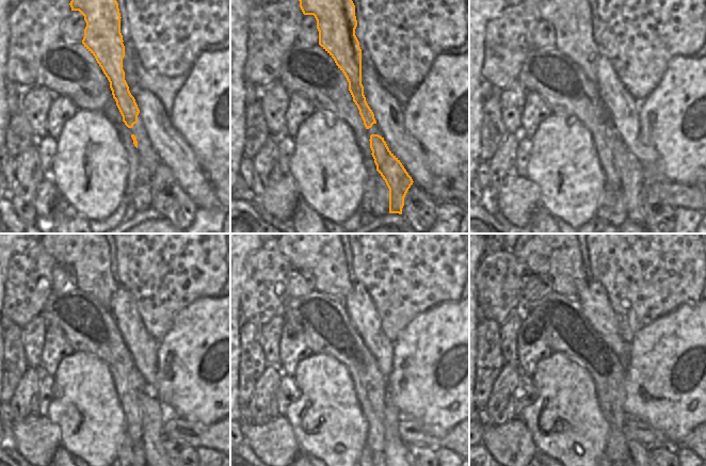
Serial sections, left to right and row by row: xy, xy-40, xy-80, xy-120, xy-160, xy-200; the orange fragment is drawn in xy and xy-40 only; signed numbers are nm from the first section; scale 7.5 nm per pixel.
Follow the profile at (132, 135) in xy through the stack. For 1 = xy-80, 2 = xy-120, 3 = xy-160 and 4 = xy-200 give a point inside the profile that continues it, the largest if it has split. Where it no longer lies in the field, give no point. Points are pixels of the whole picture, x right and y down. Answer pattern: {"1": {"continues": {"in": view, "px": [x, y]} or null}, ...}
{"1": {"continues": {"in": "xy-80", "px": [632, 178]}}, "2": {"continues": {"in": "xy-120", "px": [154, 415]}}, "3": {"continues": {"in": "xy-160", "px": [395, 450]}}, "4": {"continues": {"in": "xy-200", "px": [635, 450]}}}

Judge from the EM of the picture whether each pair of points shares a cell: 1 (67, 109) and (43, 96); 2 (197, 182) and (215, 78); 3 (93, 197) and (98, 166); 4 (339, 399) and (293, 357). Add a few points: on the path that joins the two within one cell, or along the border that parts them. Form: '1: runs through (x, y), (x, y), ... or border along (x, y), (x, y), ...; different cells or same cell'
1: border along (54, 96), (46, 118), (47, 125); different cells
2: border along (187, 143), (203, 169); different cells
3: runs through (93, 190), (93, 174); same cell
4: border along (311, 353), (298, 364), (295, 373), (292, 376); different cells

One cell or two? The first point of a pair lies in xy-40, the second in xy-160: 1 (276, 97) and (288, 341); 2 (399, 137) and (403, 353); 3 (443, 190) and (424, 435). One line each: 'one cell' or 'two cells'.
1: two cells
2: two cells
3: one cell

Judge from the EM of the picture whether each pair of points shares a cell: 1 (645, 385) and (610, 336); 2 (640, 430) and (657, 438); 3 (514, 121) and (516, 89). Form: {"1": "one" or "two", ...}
{"1": "two", "2": "one", "3": "one"}

